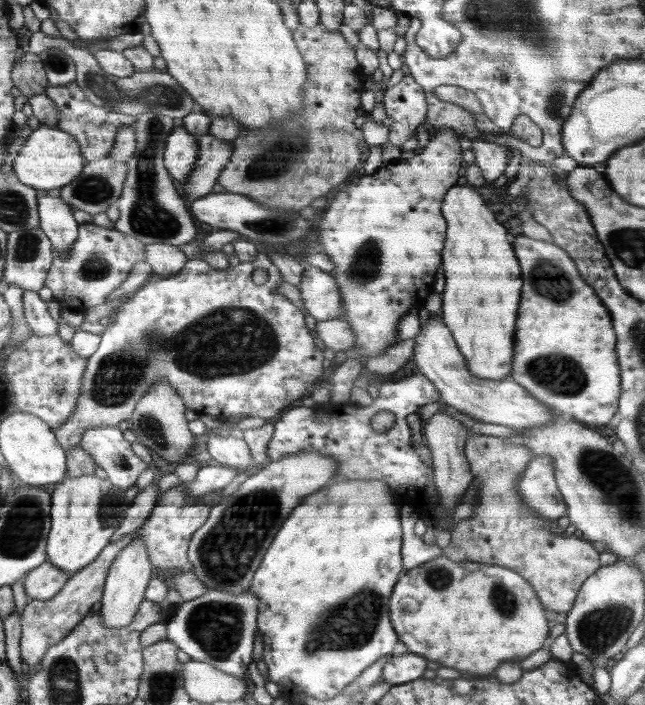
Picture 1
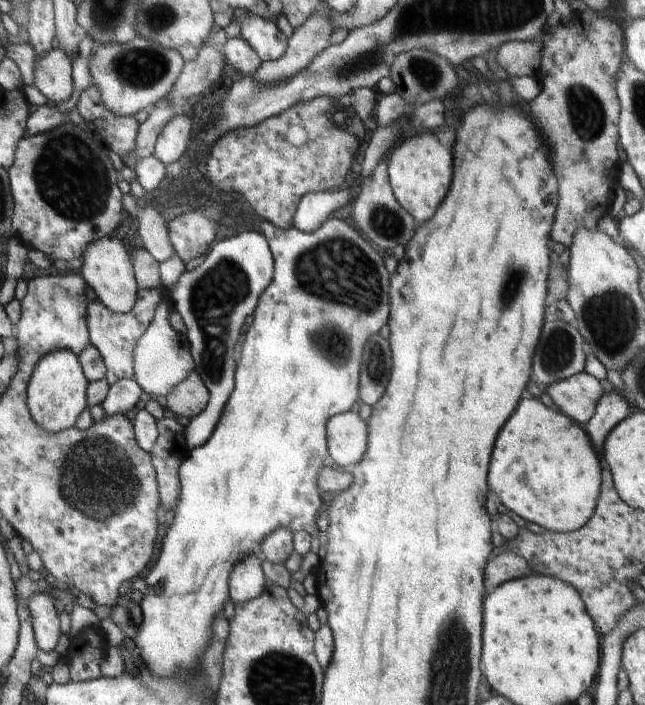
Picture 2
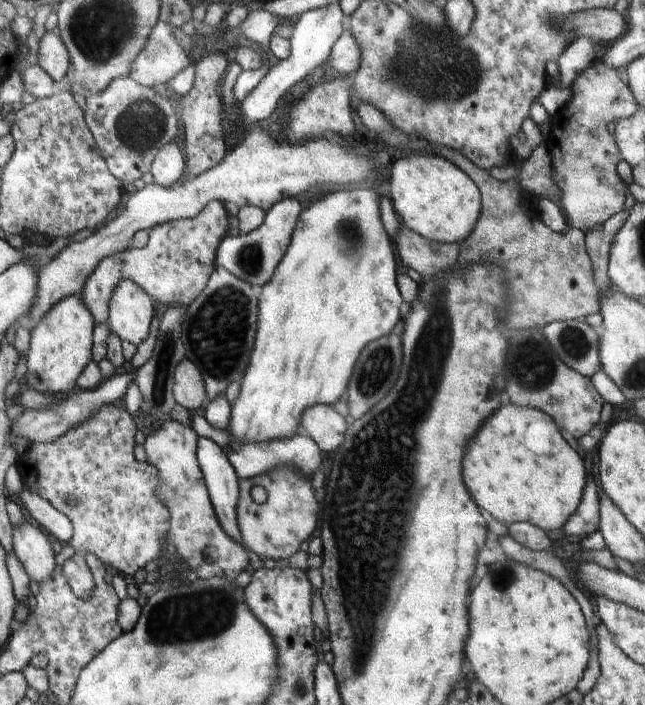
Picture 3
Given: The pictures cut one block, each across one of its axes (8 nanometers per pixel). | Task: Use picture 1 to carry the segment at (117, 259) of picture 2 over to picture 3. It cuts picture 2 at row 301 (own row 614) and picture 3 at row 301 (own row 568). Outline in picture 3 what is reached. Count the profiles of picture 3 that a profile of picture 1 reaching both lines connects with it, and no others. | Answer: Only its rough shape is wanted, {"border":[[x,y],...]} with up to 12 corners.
{"border":[[121,282],[110,324],[122,342],[146,340],[154,318],[150,296]]}

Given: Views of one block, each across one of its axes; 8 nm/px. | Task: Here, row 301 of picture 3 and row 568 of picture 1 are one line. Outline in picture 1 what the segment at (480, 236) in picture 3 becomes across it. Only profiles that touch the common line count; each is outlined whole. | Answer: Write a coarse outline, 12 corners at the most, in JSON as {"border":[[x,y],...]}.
{"border":[[477,435],[478,508],[451,530],[466,560],[516,571],[553,615],[600,568],[588,540],[552,534],[518,493],[535,457]]}

